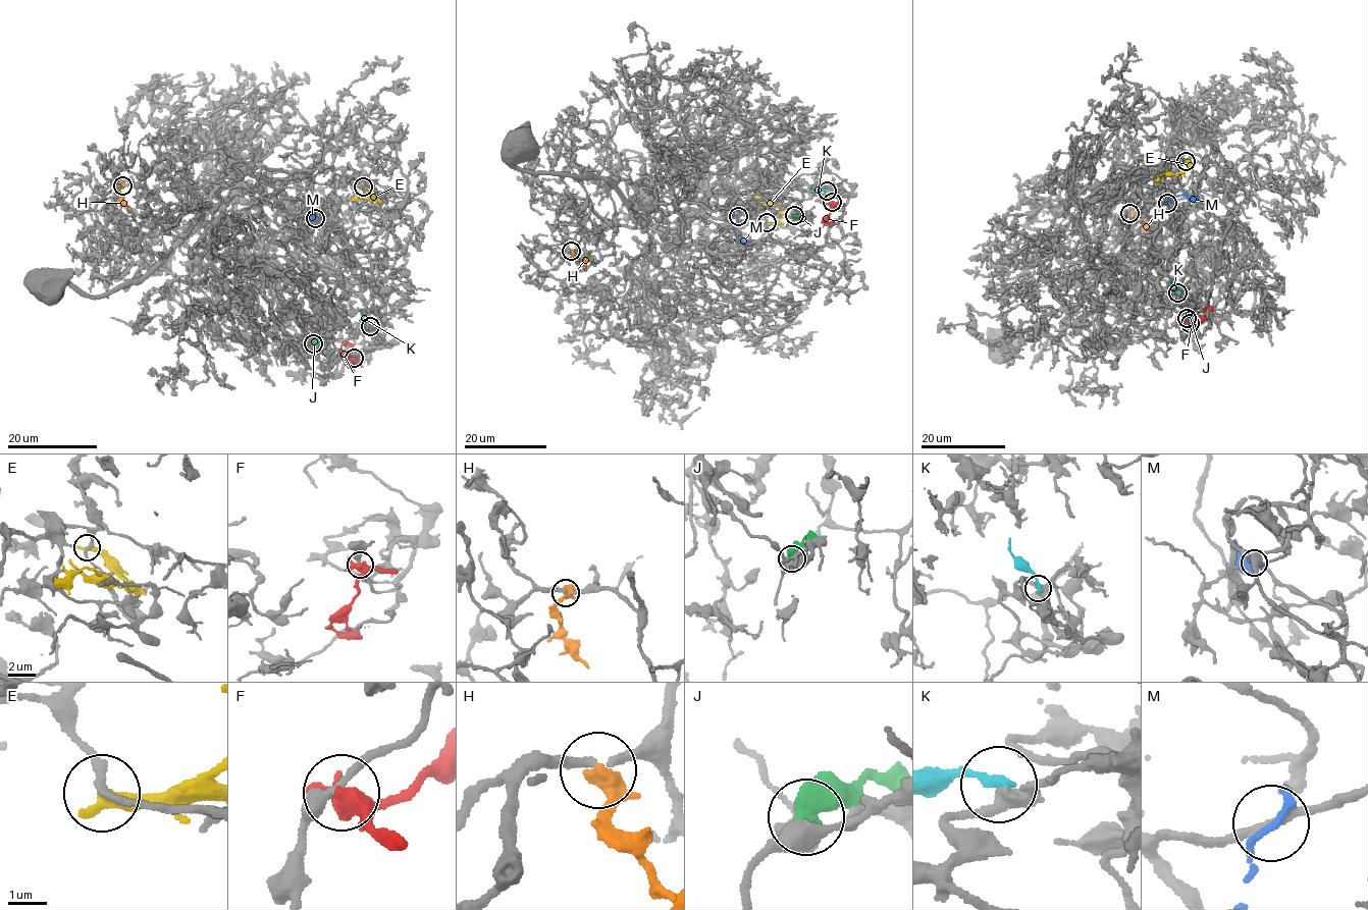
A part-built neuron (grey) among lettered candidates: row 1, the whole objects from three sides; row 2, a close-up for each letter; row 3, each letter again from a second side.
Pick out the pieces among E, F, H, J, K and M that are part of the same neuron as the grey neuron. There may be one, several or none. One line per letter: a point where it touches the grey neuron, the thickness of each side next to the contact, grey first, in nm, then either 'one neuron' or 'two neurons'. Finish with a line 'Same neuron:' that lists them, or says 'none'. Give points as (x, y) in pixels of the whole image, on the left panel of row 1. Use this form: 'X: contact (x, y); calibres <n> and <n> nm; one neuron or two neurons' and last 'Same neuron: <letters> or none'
E: contact (363, 186); calibres 200 and 380 nm; two neurons
F: contact (354, 358); calibres 300 and 500 nm; two neurons
H: contact (122, 185); calibres 220 and 440 nm; two neurons
J: contact (313, 343); calibres 500 and 600 nm; two neurons
K: contact (370, 326); calibres 360 and 280 nm; one neuron
M: contact (315, 218); calibres 240 and 260 nm; two neurons
Same neuron: K

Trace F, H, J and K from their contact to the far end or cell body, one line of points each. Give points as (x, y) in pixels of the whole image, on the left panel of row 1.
F: (355, 357), (350, 360), (342, 345), (346, 341), (352, 348)
H: (122, 184), (118, 190), (121, 201), (130, 210)
J: (312, 343), (320, 338), (325, 340)
K: (370, 326), (361, 309)

